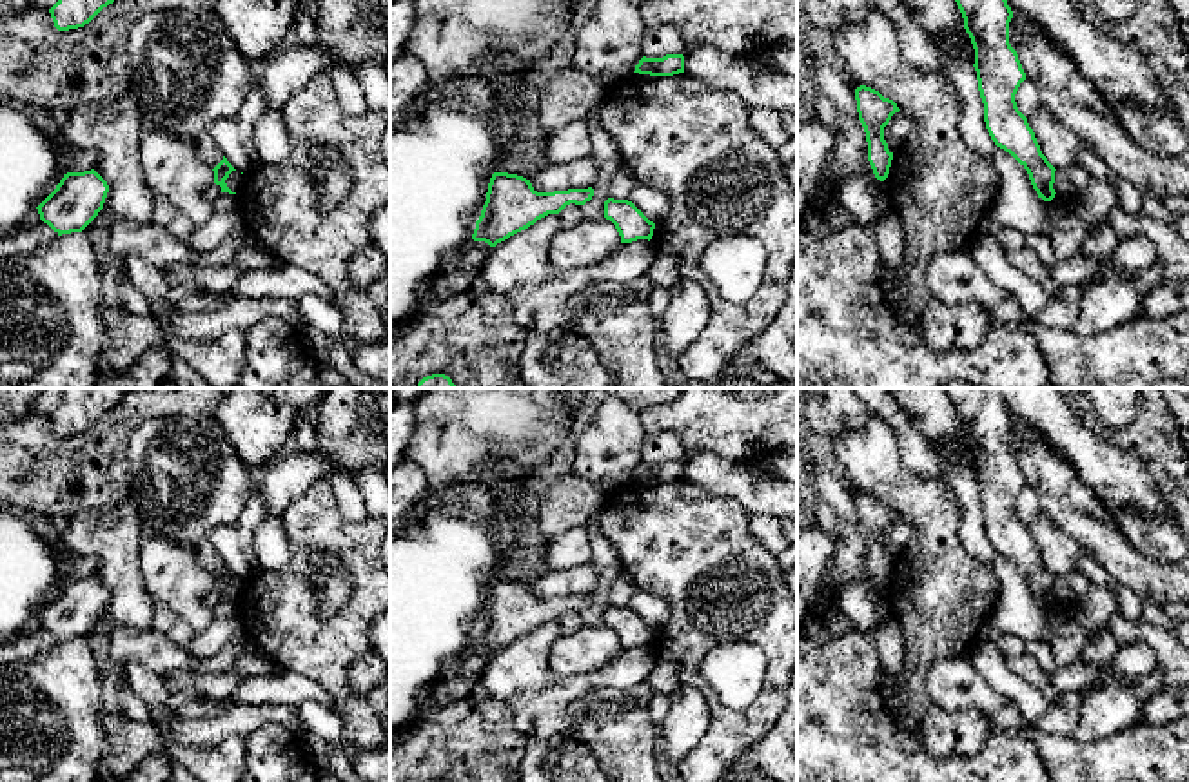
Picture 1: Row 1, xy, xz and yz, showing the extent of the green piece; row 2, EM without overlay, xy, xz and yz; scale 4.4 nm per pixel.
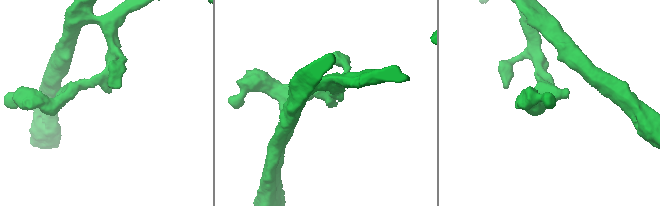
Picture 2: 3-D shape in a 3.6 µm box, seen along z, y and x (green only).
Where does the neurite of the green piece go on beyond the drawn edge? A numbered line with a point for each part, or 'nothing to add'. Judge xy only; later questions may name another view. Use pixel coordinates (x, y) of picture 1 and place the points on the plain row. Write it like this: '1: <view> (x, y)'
nothing to add

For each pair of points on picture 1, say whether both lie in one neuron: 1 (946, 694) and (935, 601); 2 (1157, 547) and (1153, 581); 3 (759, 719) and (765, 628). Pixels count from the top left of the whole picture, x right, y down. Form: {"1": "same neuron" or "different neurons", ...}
{"1": "different neurons", "2": "different neurons", "3": "same neuron"}

